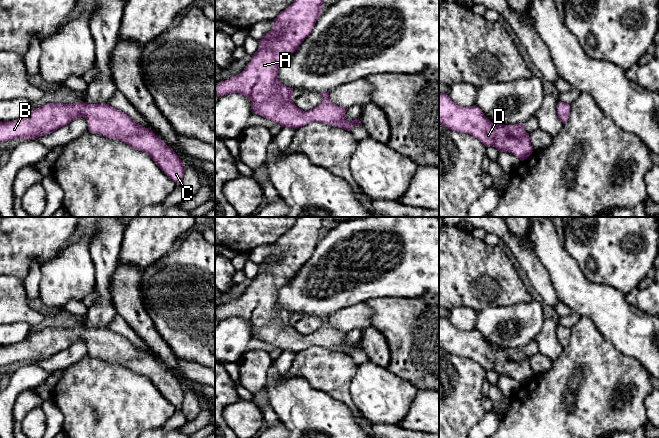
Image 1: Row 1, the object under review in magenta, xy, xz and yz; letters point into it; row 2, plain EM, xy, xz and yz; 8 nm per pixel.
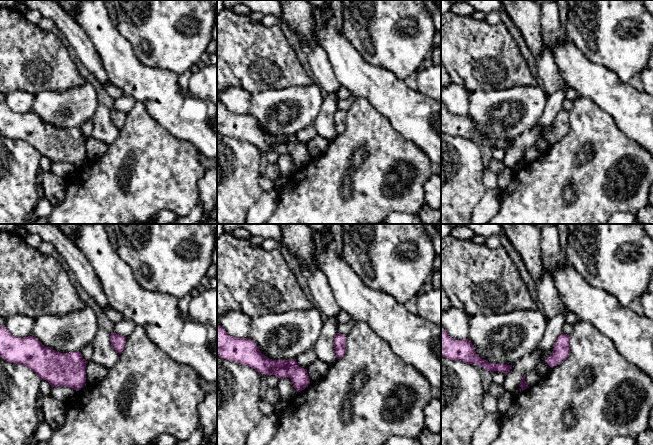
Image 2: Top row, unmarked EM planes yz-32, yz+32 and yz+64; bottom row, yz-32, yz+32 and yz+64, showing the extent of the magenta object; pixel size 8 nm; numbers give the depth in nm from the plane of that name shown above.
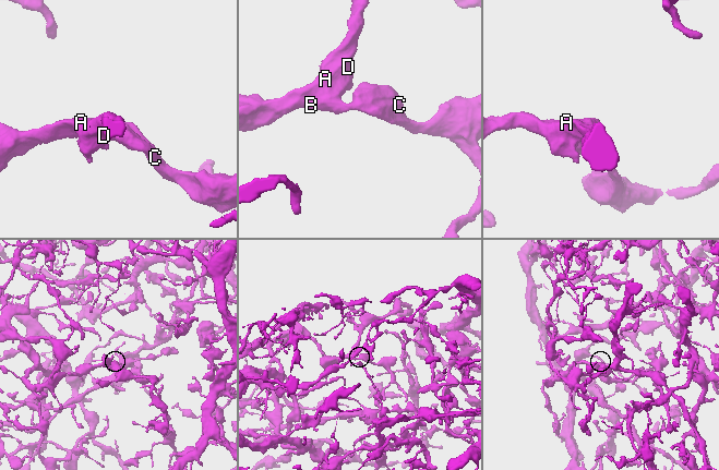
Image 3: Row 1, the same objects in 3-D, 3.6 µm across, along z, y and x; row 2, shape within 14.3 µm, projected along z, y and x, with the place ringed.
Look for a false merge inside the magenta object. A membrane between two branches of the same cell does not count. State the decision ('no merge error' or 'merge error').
no merge error

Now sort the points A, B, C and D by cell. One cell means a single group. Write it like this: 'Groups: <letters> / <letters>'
Groups: A B C D

